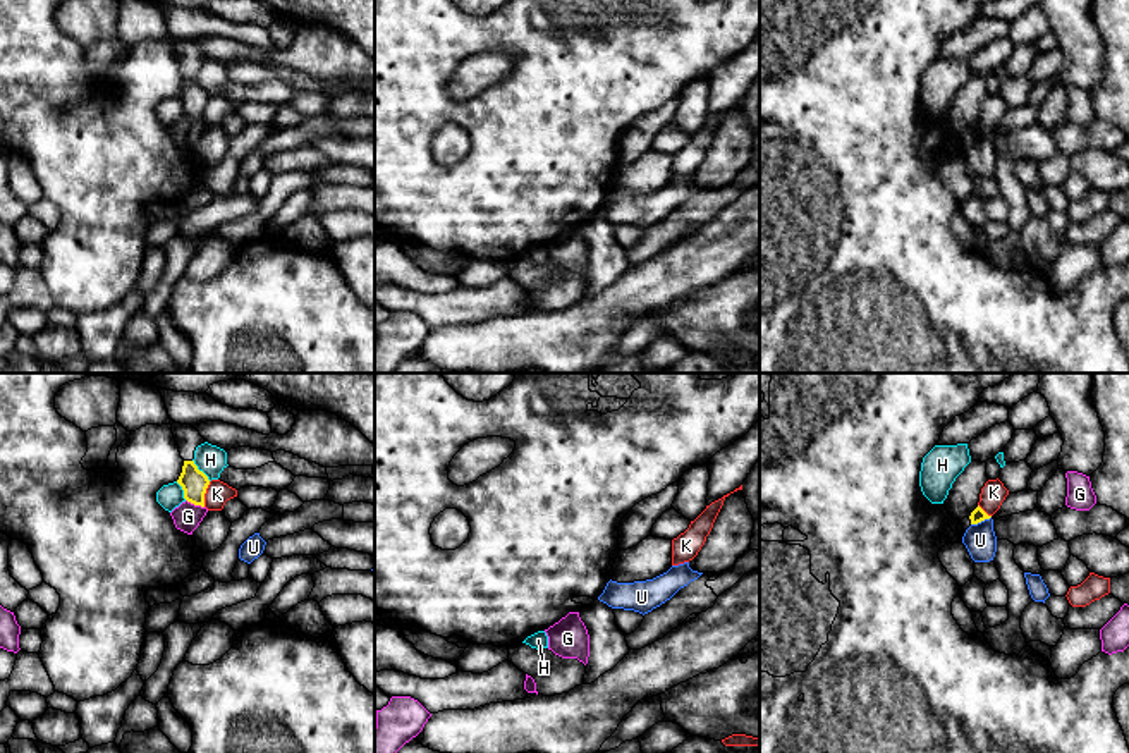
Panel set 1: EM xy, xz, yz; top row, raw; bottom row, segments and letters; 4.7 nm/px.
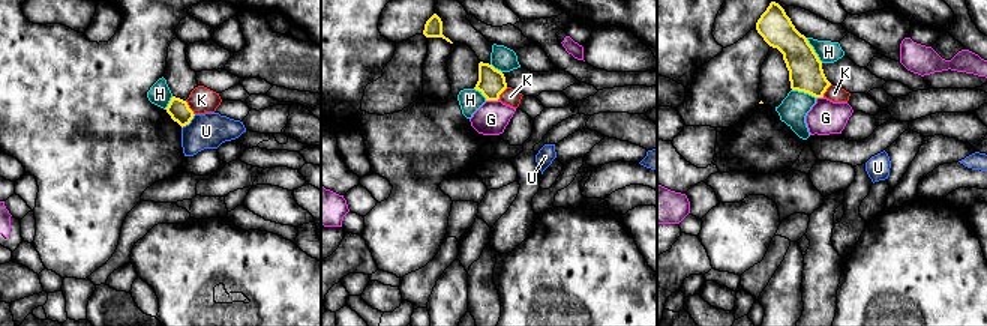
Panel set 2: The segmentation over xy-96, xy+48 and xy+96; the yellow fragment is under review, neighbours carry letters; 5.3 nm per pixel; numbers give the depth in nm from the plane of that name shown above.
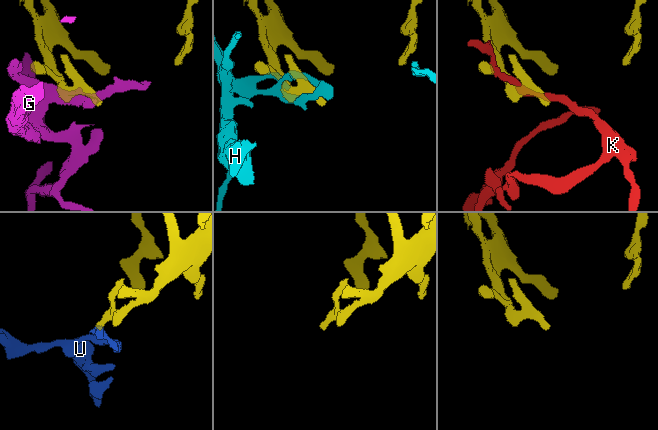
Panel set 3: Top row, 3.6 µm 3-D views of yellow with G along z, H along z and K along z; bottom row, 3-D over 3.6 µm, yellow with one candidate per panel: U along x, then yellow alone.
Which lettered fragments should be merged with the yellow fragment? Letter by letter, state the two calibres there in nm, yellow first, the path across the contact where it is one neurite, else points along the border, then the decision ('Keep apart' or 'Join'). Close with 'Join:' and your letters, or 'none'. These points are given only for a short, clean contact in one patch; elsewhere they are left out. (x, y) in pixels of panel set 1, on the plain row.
G: Thickness 120 nm (yellow) against 130 nm. Keep apart
H: Thickness 120 nm (yellow) against 140 nm. Keep apart
K: Thickness 120 nm (yellow) against 110 nm. Keep apart
U: Thickness 70 nm (yellow) against 150 nm. Boundary: yz (990, 131), (971, 140). Keep apart
Join: none

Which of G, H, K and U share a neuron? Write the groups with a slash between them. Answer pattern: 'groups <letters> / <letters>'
groups G / H / K / U

